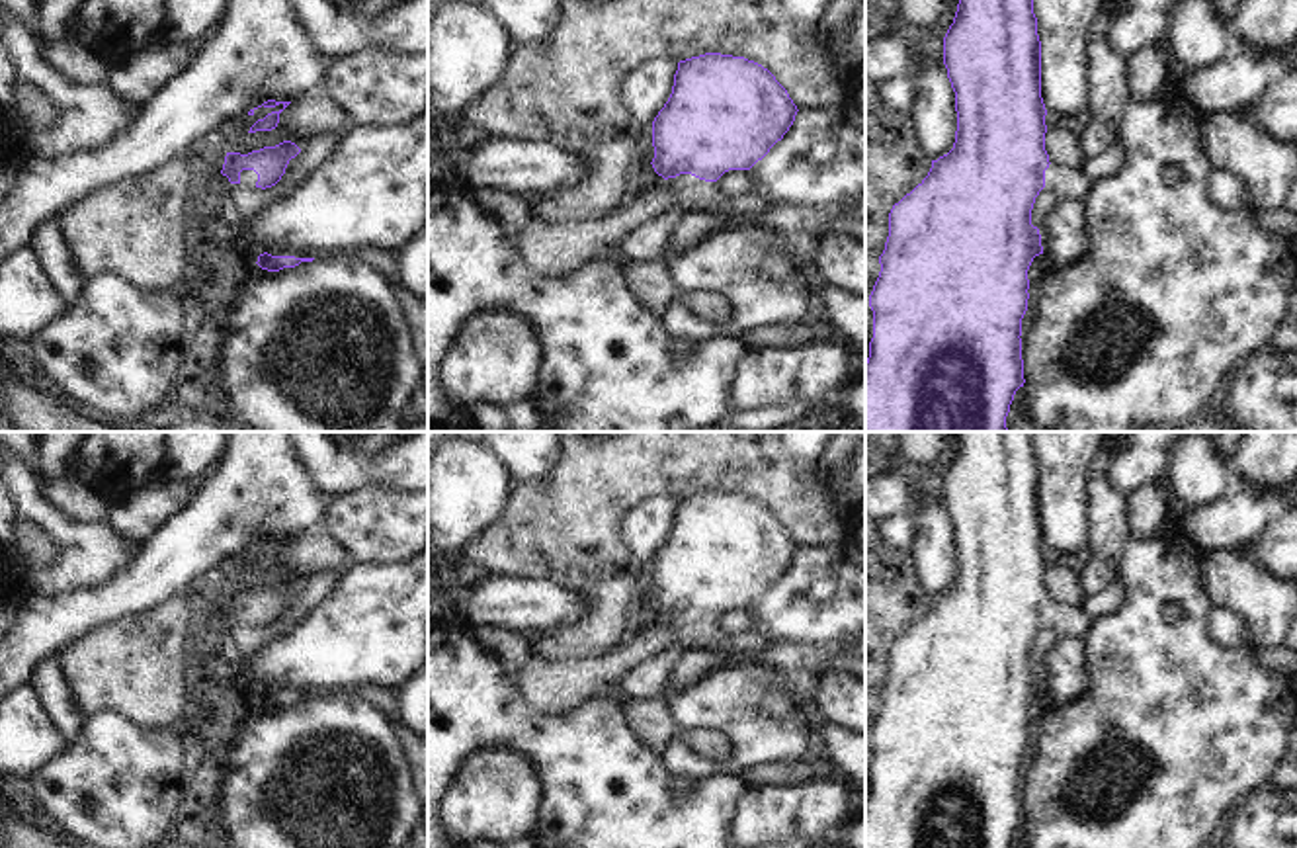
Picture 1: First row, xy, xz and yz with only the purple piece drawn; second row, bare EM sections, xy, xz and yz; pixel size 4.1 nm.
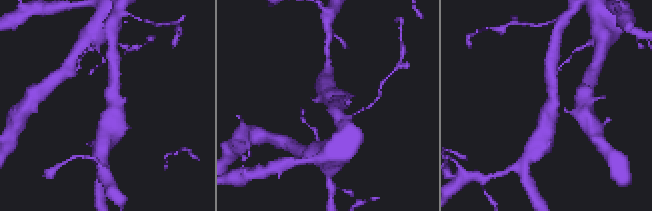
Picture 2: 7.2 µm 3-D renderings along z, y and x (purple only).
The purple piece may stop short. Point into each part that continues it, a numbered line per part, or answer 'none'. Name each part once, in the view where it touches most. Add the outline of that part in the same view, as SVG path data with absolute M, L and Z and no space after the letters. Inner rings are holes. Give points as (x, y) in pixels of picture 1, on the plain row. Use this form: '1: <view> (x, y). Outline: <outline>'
1: xz (647, 678). Outline: M691 612L668 615L678 643L635 664L619 678L625 698L654 698L664 692L670 670L688 649L756 651L762 647L756 631L727 633L715 619Z

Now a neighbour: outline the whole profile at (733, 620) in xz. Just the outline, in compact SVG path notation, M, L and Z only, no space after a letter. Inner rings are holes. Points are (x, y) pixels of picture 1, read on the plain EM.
M729 608L715 621L727 633L754 631L752 612L748 608Z

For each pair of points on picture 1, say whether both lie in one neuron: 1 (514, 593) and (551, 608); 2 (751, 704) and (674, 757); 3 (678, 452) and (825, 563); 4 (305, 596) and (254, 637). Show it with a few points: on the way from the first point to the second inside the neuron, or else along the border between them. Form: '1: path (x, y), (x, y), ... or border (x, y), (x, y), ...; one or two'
1: path (524, 602), (542, 608); one
2: path (751, 731), (749, 743), (725, 766), (702, 766); one
3: border (844, 540), (803, 546), (799, 550); two
4: path (295, 610), (268, 634); one

